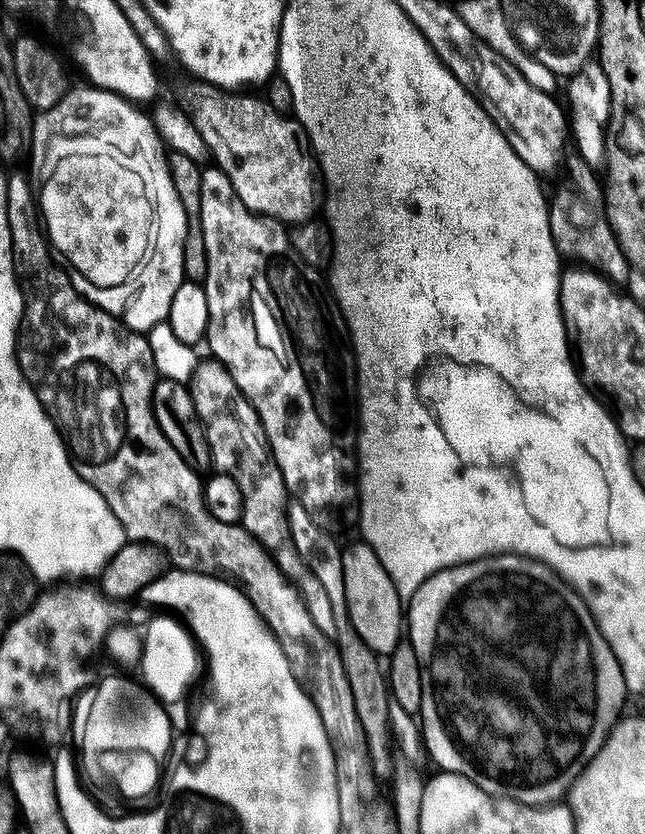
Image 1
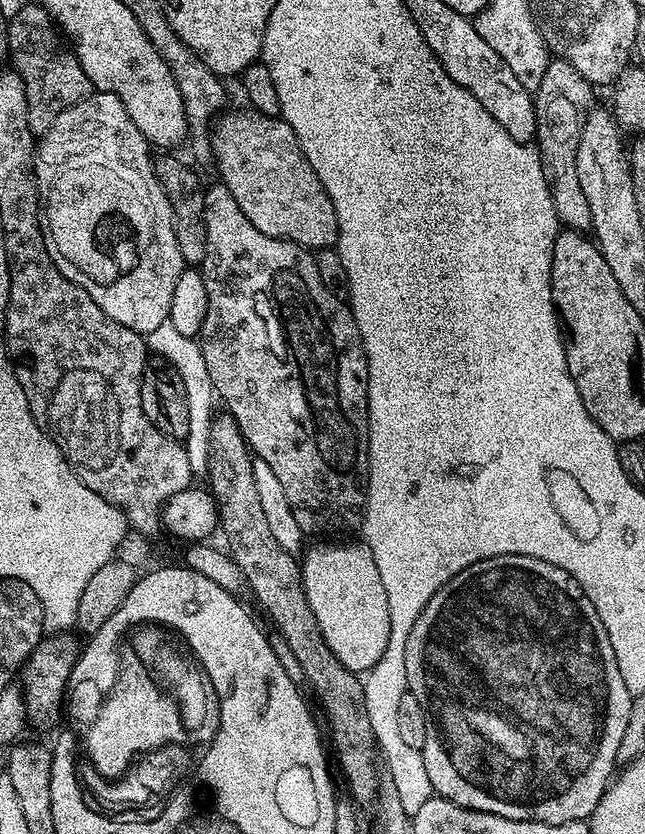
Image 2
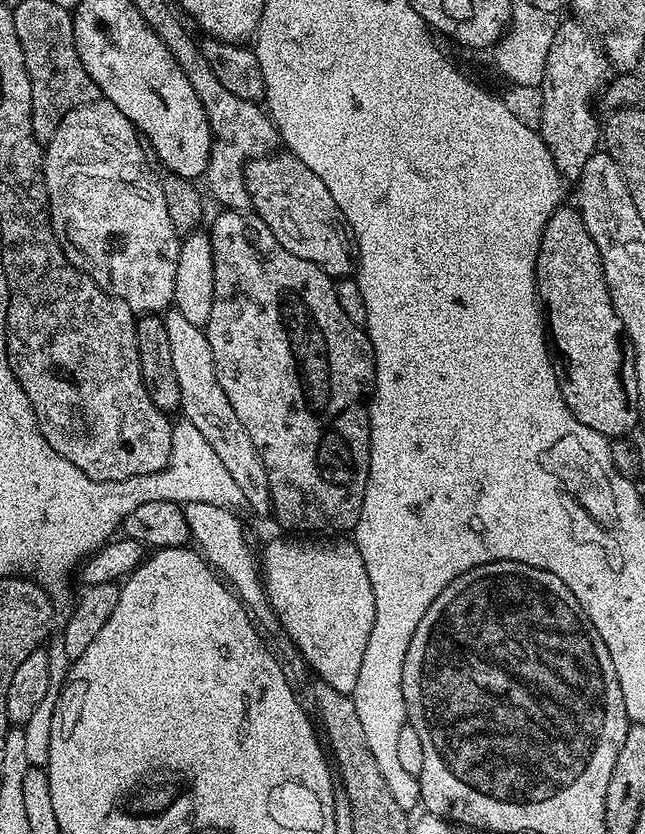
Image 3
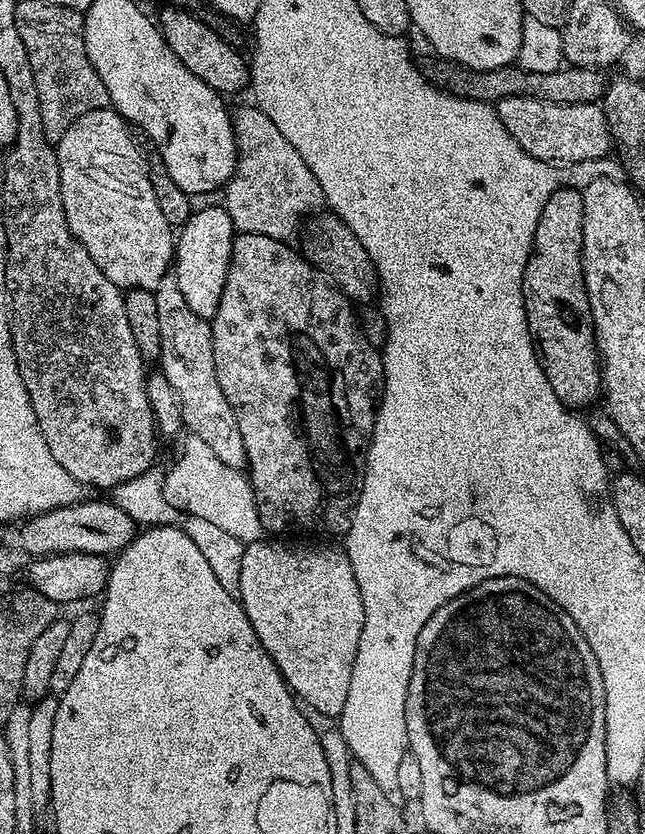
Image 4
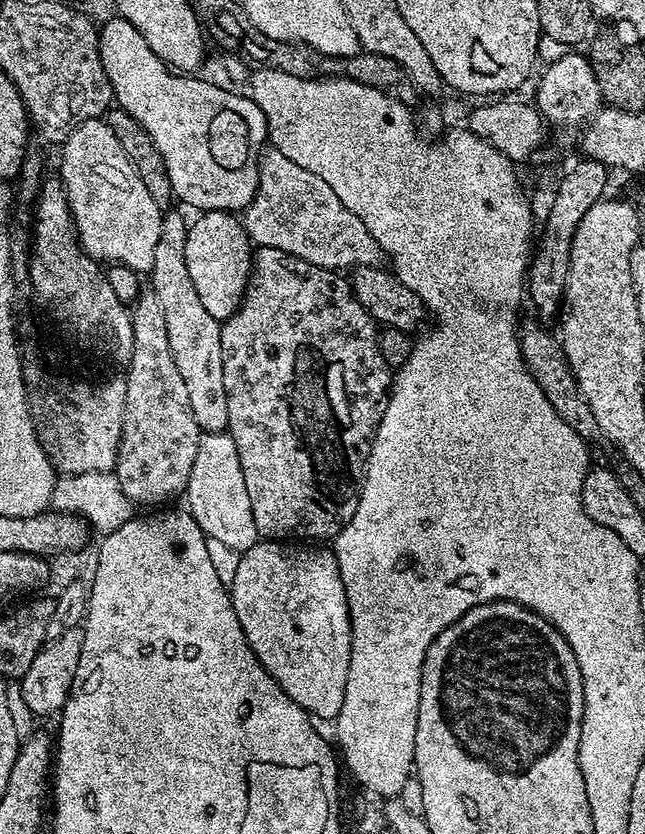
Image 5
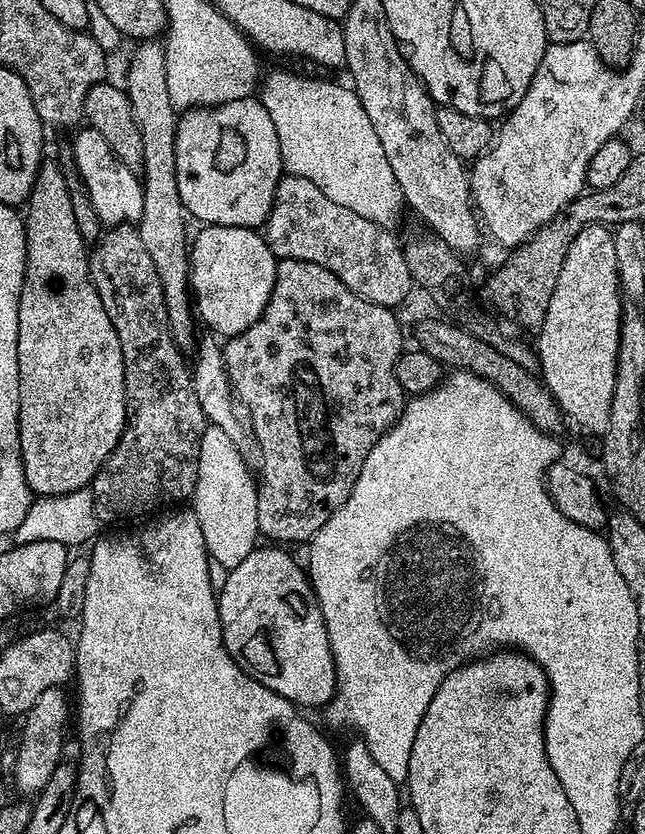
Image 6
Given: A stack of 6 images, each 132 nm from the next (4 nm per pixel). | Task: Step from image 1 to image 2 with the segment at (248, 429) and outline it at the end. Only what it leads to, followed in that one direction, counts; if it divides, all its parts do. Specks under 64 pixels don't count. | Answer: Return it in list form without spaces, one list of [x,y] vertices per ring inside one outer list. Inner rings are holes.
[[[236,452],[232,456],[232,465],[223,468],[213,463],[206,473],[212,479],[210,491],[216,497],[218,505],[218,524],[224,528],[224,536],[228,539],[227,551],[234,562],[242,570],[247,587],[260,608],[272,619],[277,633],[286,640],[302,666],[305,681],[310,685],[324,706],[324,714],[328,718],[328,728],[332,731],[330,748],[336,751],[336,760],[344,780],[348,783],[347,795],[357,805],[375,805],[382,783],[378,778],[378,749],[370,726],[370,714],[366,714],[366,694],[364,681],[357,673],[346,670],[338,658],[326,646],[322,638],[322,630],[318,630],[318,622],[310,610],[310,602],[304,593],[304,583],[300,580],[300,567],[295,555],[282,546],[278,546],[266,517],[262,514],[262,502],[258,502],[258,490],[252,477],[252,460]]]

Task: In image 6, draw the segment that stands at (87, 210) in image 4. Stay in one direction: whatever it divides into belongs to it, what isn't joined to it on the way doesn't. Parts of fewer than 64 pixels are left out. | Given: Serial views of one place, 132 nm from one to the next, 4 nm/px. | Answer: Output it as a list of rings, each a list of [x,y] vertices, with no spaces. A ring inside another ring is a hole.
[[[84,126],[76,134],[76,141],[72,144],[72,160],[76,163],[76,172],[80,175],[85,190],[88,191],[88,200],[92,203],[97,218],[104,226],[135,225],[144,209],[142,206],[144,186],[141,177],[126,166],[122,166],[122,162],[116,157],[114,150],[106,146],[106,138],[102,138],[98,130]]]

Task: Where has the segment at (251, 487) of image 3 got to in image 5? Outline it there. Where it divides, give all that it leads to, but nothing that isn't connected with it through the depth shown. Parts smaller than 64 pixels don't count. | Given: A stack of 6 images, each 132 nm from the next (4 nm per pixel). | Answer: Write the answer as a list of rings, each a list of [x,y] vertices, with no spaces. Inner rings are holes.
[[[172,211],[163,213],[162,234],[154,249],[150,291],[162,306],[162,314],[166,318],[166,338],[170,338],[170,354],[174,354],[174,366],[178,366],[178,374],[182,374],[182,382],[186,382],[190,410],[194,410],[194,418],[201,433],[224,432],[228,427],[228,411],[226,386],[222,382],[221,321],[213,318],[198,299],[198,290],[194,290],[190,270],[186,270],[189,221]]]

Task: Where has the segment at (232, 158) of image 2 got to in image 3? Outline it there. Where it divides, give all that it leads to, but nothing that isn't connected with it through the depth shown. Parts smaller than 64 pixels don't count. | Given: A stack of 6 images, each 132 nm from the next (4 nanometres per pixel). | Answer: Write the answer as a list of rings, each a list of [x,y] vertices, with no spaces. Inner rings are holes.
[[[287,150],[277,151],[271,156],[260,156],[257,160],[248,161],[244,167],[244,181],[248,191],[248,202],[251,211],[266,226],[270,226],[270,234],[290,250],[290,254],[298,254],[298,258],[306,258],[306,262],[314,262],[328,276],[333,278],[348,278],[356,271],[356,237],[352,235],[352,227],[346,222],[342,210],[338,210],[338,202],[326,185],[306,162]]]

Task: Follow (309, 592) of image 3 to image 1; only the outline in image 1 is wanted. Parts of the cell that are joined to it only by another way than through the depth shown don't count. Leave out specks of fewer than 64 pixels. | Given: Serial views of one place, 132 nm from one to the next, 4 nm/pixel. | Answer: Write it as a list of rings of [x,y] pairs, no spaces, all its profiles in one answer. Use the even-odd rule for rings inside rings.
[[[357,544],[346,548],[347,551],[342,556],[348,621],[352,623],[358,638],[370,651],[388,654],[402,640],[402,598],[398,590],[392,588],[390,574],[386,574],[384,567],[376,562],[374,550]]]

